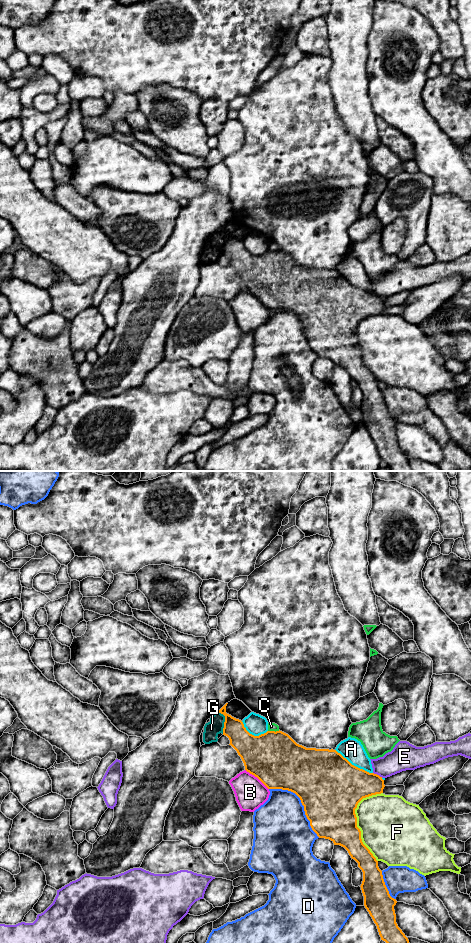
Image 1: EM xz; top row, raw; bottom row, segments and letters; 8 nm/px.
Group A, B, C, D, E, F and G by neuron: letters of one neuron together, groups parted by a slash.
A / B / C / D / E / F / G

